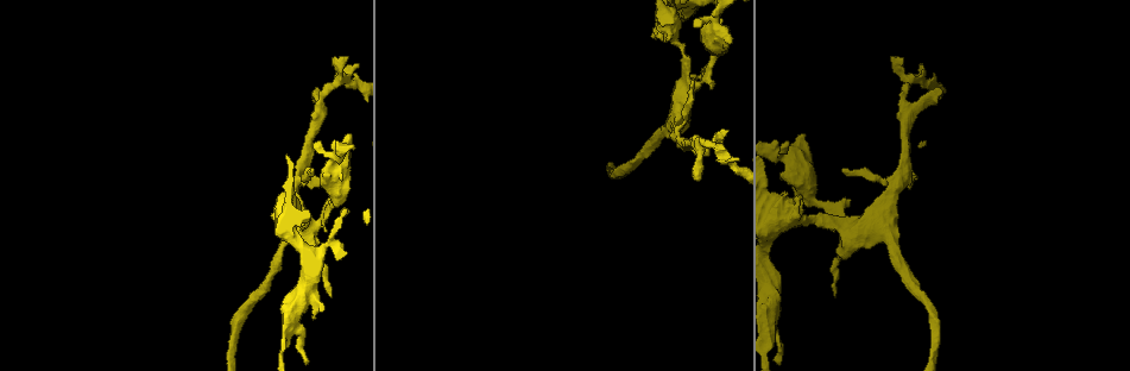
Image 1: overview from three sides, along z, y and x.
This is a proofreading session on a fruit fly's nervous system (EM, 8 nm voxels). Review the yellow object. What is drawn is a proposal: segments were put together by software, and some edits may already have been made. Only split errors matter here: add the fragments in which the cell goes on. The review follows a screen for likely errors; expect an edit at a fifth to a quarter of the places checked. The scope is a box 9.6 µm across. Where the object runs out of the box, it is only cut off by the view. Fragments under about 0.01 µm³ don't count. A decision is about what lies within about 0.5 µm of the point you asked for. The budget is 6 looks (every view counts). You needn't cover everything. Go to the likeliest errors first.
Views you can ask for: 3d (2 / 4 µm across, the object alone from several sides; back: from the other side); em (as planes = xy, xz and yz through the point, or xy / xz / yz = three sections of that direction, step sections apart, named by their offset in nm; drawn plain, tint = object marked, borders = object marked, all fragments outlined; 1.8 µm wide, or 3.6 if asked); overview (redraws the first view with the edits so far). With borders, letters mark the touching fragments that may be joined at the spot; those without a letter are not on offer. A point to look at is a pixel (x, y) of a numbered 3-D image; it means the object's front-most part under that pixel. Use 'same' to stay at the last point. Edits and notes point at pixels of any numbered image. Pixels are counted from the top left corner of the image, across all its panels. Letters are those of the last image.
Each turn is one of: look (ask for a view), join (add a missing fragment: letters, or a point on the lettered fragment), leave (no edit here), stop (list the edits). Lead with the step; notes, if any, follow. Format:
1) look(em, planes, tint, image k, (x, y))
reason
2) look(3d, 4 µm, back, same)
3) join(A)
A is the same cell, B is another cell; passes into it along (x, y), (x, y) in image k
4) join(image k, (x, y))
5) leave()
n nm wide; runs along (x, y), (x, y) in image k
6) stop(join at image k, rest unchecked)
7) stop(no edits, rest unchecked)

look(3d, 4 µm, image 1, (797, 216))
sharp bend

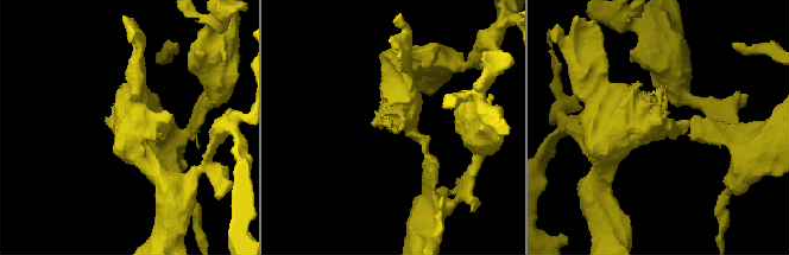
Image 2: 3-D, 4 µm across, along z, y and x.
look(em, planes, borders, image 2, (408, 119))
need the tissue

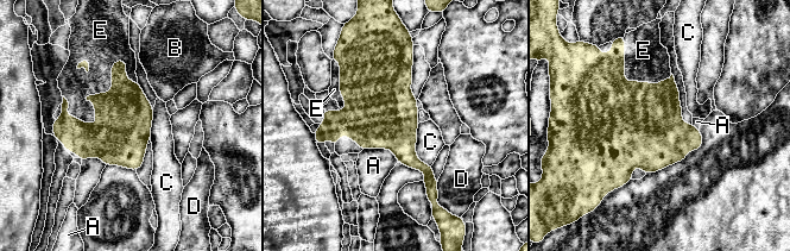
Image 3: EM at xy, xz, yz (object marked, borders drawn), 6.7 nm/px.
join(E)
E is the same cell, A, B, C and D are other cells; passes into it along (121, 113), (89, 95), (76, 85) in image 3; it goes on there

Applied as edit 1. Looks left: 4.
look(overview)
redraw

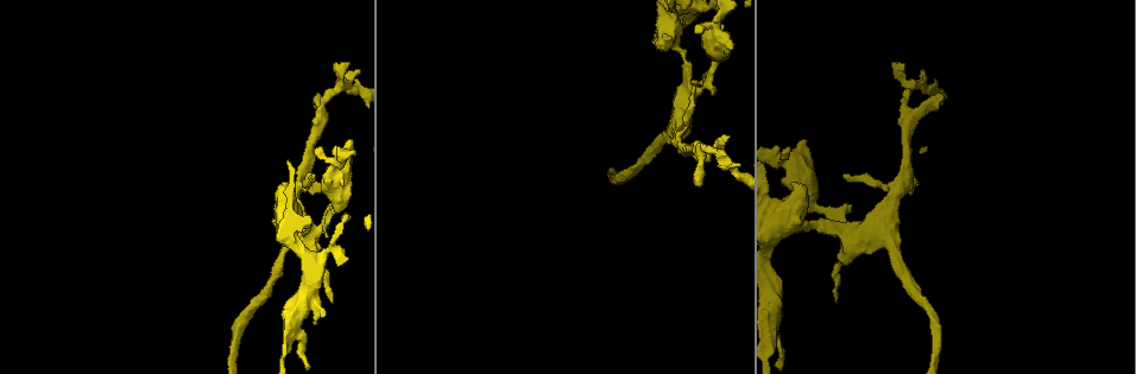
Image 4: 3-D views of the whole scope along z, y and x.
look(3d, 2 µm, image 4, (892, 64))
free end

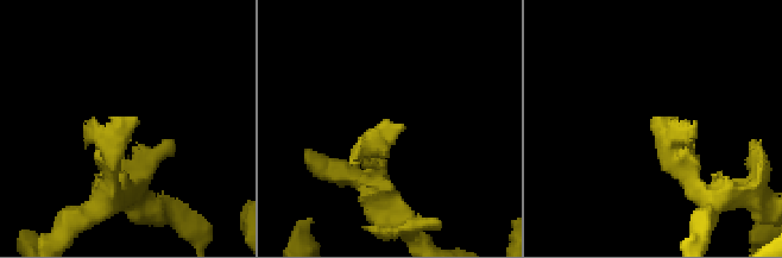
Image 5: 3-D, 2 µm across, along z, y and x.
look(em, xy, step 4, tint, image 5, (135, 119))
now the EM

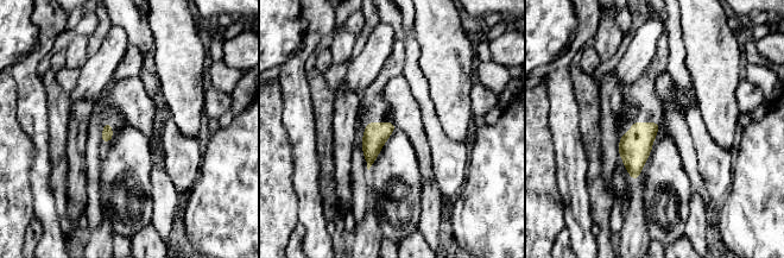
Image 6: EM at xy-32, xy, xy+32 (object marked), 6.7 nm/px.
look(em, xy, step 4, borders, same)

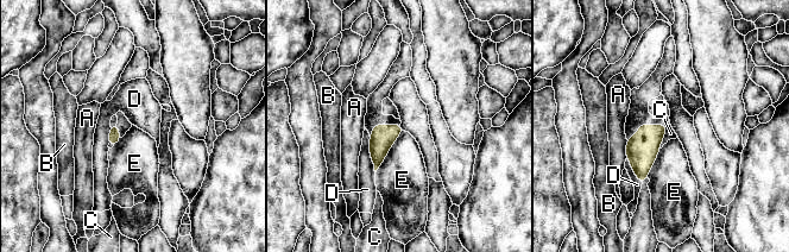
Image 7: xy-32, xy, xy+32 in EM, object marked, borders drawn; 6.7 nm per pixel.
leave()
A, B, C, D and E are other cells; border along (368, 137), (368, 152), (376, 171) in image 7; none of them fits

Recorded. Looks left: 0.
stop(join at image 3, rest unchecked)

